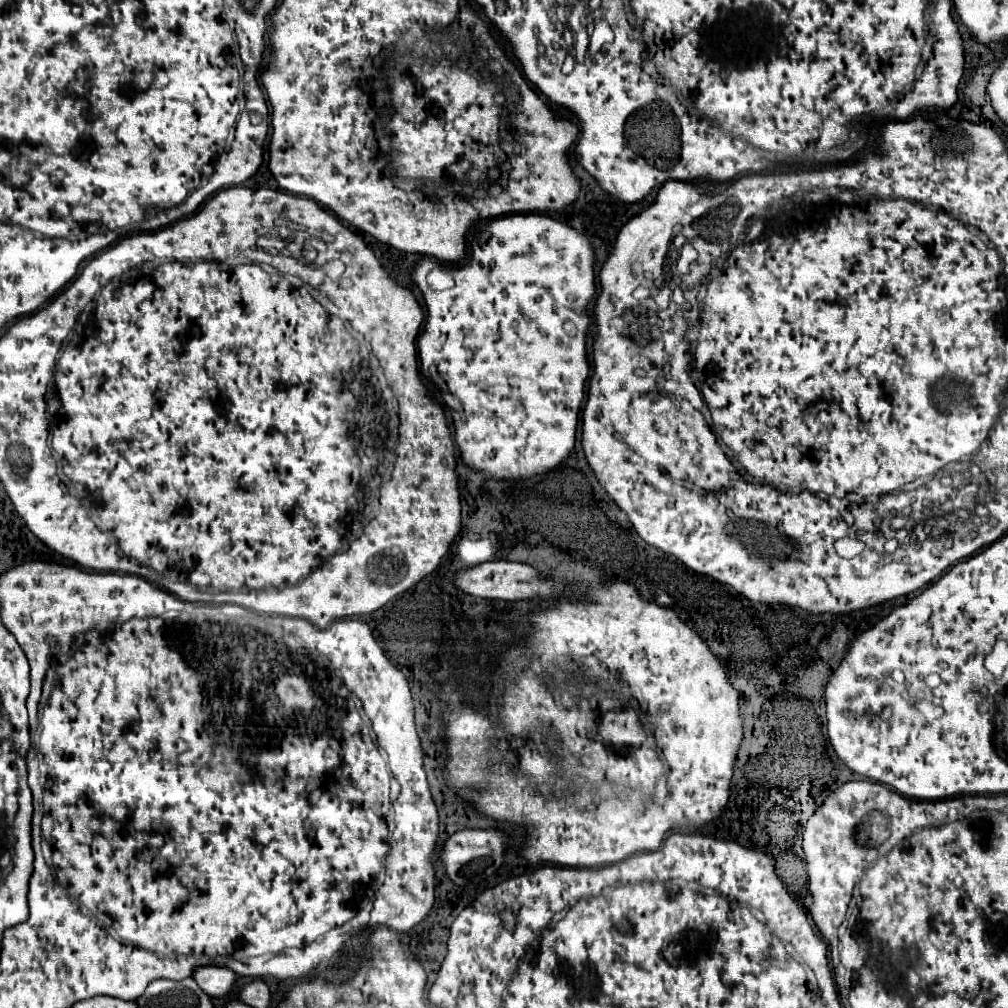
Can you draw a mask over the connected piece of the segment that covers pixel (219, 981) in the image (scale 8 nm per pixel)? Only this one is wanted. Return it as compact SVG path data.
M198 967L192 977L212 997L230 997L236 991L236 973L228 967Z

